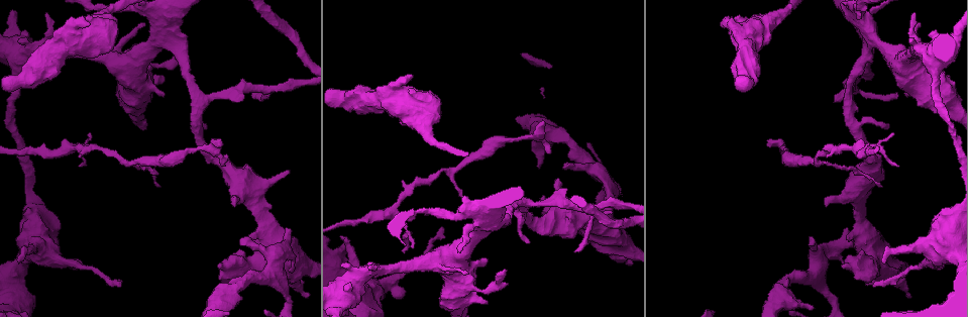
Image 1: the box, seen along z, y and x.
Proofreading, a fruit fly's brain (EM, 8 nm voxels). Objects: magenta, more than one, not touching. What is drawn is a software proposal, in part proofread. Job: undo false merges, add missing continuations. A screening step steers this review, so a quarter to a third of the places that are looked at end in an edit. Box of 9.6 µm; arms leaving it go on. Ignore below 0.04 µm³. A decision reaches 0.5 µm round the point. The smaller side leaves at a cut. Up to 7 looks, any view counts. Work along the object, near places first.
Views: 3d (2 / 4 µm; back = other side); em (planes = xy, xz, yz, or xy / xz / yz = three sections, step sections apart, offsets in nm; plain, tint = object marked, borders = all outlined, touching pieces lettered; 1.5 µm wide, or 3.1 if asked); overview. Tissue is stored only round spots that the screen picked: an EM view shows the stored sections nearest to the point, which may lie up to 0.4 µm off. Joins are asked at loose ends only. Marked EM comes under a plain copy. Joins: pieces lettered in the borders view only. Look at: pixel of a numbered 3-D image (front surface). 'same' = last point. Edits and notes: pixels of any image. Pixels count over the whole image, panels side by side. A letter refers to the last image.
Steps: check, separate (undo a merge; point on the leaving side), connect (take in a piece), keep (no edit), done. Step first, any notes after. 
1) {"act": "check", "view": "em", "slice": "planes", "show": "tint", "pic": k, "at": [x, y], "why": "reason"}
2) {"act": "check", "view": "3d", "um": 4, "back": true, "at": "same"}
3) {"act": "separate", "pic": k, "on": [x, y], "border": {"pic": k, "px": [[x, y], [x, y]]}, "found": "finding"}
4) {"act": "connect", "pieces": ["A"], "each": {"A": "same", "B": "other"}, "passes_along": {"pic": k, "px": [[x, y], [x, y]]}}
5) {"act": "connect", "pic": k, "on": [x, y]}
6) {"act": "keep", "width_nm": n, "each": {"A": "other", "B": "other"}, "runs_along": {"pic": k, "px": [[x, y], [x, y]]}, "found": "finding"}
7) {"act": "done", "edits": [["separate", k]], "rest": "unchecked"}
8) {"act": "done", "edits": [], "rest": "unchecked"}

{"act": "check", "view": "3d", "um": 2, "pic": 1, "at": [543, 122], "why": "branch stops here"}

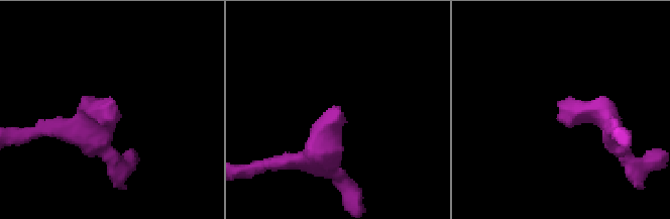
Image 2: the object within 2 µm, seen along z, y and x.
{"act": "check", "view": "em", "slice": "xz", "step": 8, "show": "tint", "pic": 2, "at": [114, 102]}

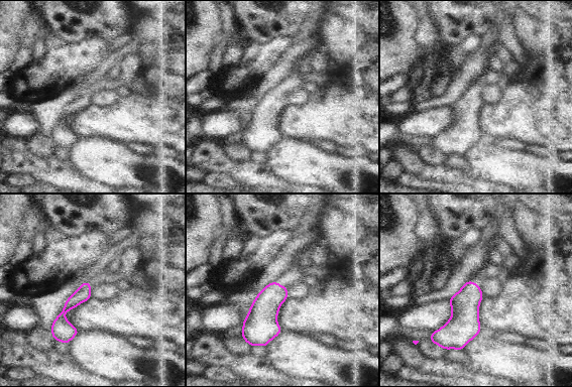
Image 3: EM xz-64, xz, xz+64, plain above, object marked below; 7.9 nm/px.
{"act": "check", "view": "em", "slice": "planes", "show": "borders", "at": "same", "why": "cut it another way"}

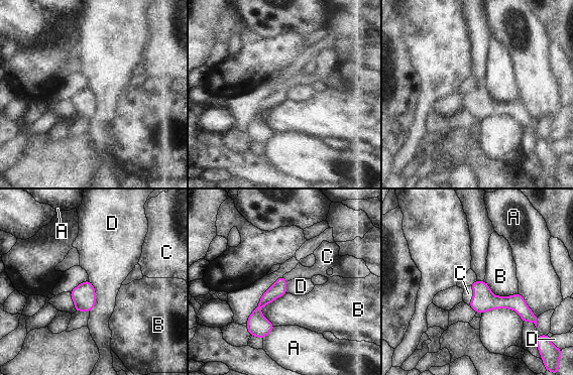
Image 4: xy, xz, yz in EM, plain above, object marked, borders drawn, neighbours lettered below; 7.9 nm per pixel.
{"act": "connect", "pieces": ["C"], "width_nm": 120, "each": {"A": "other", "B": "other", "C": "same", "D": "other"}, "passes_along": {"pic": 4, "px": [[483, 299], [473, 295], [468, 293]]}, "found": "the neuron continues"}

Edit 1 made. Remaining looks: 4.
{"act": "check", "view": "em", "slice": "planes", "show": "borders", "pic": 1, "at": [159, 65], "why": "sudden change in width"}

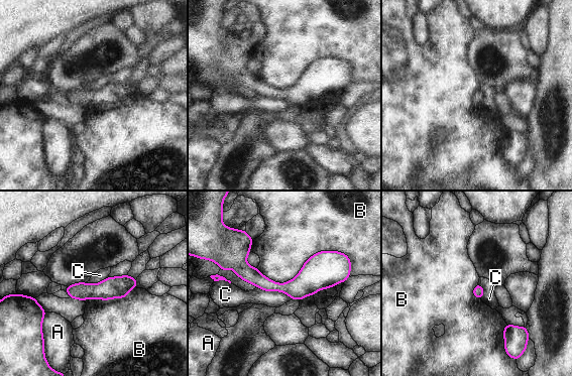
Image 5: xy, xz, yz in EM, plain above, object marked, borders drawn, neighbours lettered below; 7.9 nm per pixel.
{"act": "keep", "each": {"A": "other", "B": "other", "C": "other"}, "found": "continuous, no second neuron"}

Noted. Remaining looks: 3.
{"act": "check", "view": "em", "slice": "yz", "step": 4, "show": "tint", "pic": 1, "at": [341, 264], "why": "branch stops here"}

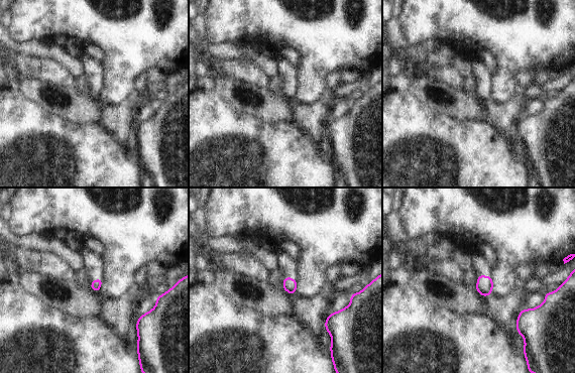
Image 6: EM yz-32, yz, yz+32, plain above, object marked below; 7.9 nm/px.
{"act": "check", "view": "em", "slice": "planes", "show": "borders", "at": "same"}

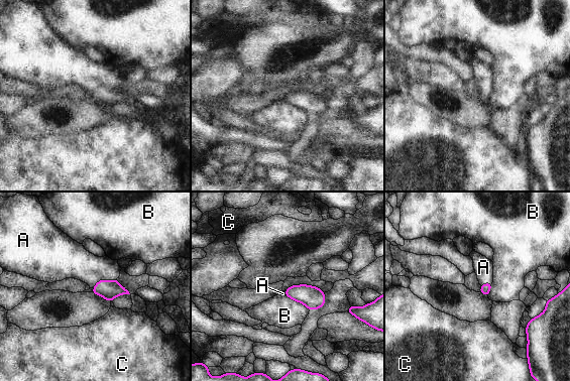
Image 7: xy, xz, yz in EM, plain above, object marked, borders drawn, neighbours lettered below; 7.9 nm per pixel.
{"act": "connect", "pieces": ["A"], "each": {"A": "same", "B": "other", "C": "other"}, "found": "it goes on there"}

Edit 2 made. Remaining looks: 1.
{"act": "done", "edits": [["connect", 4], ["connect", 7]], "rest": "unchecked"}

